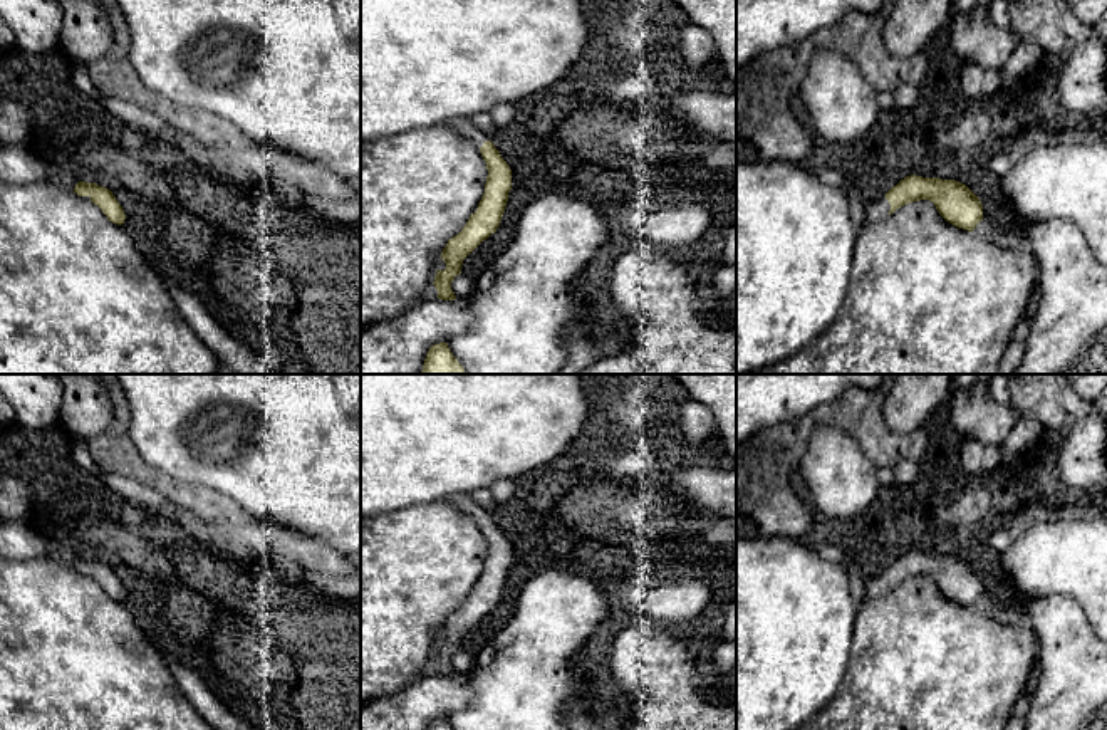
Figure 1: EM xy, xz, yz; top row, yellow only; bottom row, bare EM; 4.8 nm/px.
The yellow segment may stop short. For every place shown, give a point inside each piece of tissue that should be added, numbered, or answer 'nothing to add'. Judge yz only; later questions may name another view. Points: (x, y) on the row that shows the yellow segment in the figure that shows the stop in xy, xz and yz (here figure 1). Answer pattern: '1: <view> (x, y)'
1: yz (876, 210)

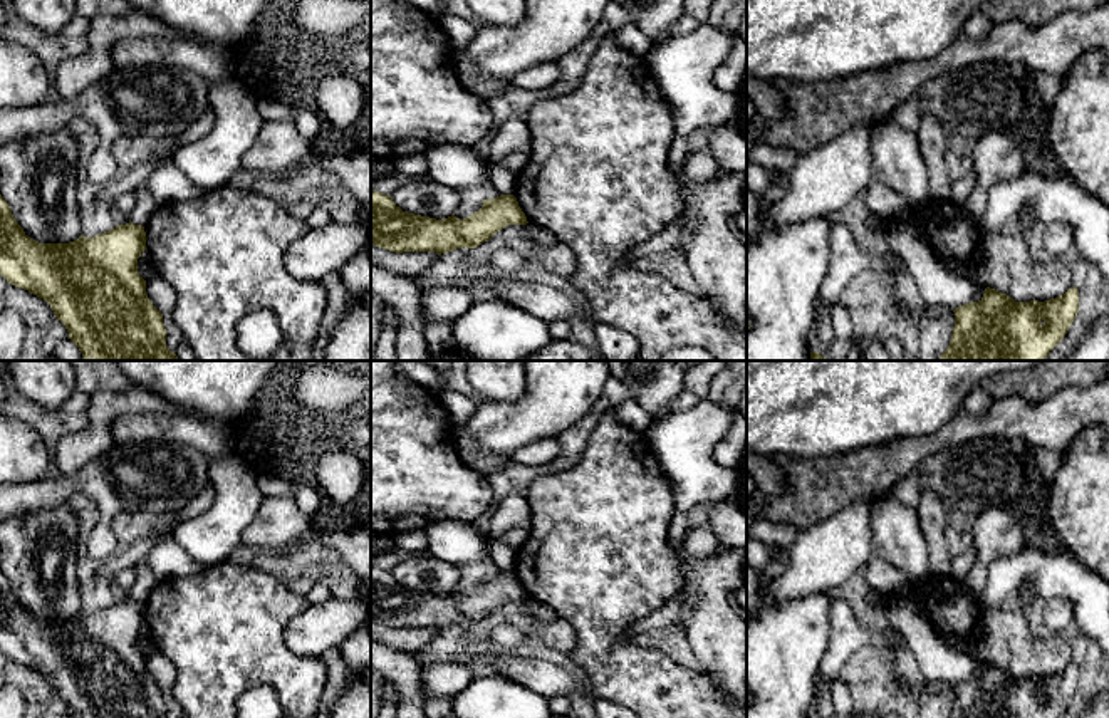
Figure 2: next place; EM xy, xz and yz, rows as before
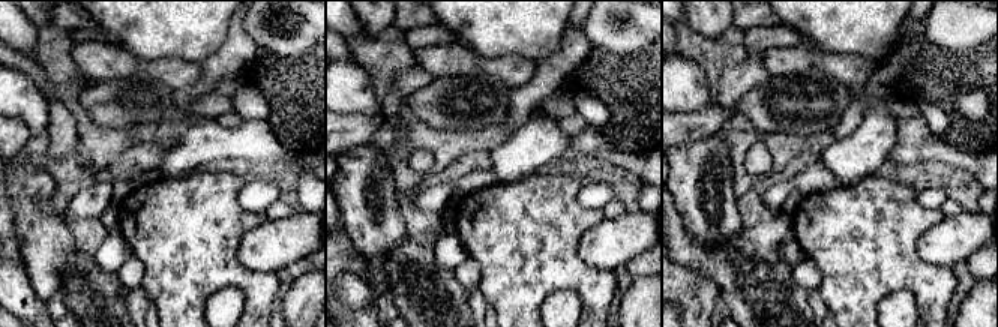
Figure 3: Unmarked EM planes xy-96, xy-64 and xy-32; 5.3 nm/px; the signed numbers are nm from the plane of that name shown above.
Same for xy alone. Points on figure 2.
nothing to add

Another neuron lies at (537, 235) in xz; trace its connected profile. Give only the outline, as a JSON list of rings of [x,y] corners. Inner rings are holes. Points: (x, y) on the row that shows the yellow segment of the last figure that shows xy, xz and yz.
[[[527,223],[525,232],[527,232],[527,238],[534,245],[554,247],[555,243],[559,243],[557,238],[550,232],[547,232],[545,228],[542,228],[535,223]]]

